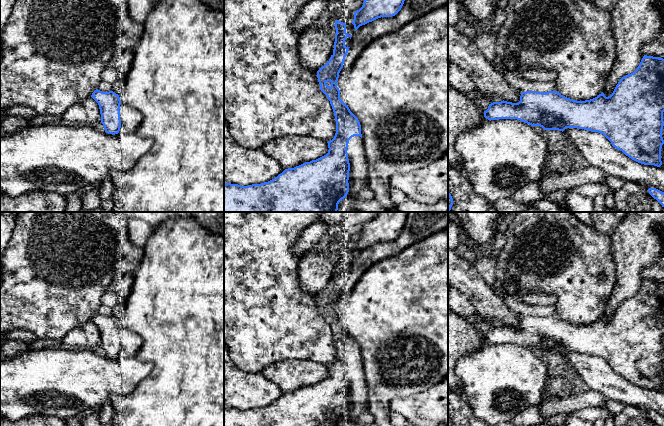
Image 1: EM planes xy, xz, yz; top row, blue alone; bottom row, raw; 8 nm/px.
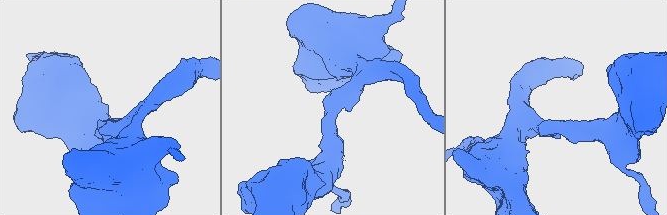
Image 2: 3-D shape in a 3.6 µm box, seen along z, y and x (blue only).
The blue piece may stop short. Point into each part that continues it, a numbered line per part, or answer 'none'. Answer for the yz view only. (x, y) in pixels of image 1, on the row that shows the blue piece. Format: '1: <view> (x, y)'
none

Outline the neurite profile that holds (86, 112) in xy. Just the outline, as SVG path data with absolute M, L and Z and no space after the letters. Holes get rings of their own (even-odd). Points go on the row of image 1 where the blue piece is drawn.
M90 96L70 106L61 116L66 124L94 125L101 121L98 103Z

